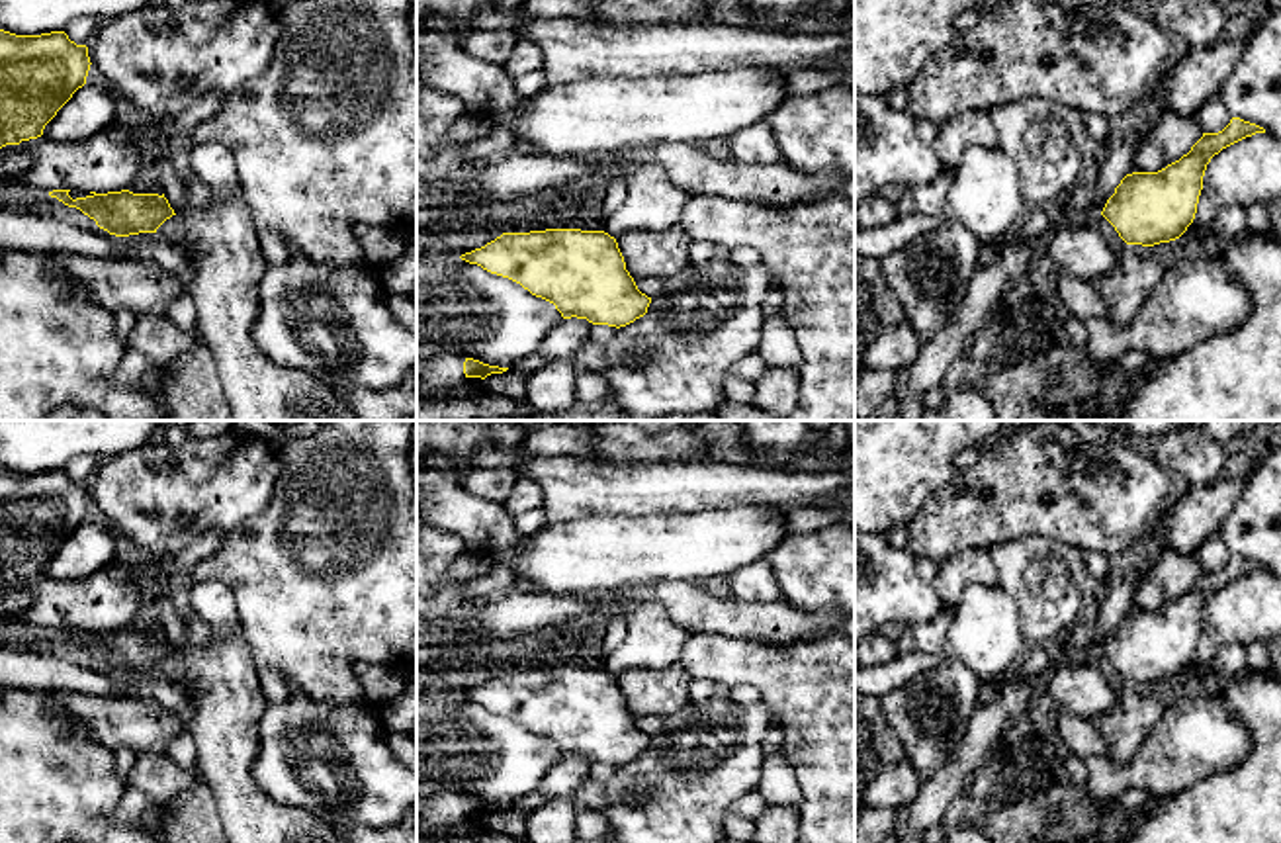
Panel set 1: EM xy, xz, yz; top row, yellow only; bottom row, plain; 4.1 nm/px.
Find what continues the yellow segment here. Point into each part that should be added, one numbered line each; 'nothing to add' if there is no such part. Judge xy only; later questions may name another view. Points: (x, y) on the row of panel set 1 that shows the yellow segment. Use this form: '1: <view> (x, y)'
nothing to add

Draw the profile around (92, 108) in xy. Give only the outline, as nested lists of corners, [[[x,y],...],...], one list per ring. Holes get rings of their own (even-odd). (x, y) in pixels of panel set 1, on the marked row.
[[[84,84],[45,125],[45,139],[82,141],[113,123],[117,92],[108,84]]]

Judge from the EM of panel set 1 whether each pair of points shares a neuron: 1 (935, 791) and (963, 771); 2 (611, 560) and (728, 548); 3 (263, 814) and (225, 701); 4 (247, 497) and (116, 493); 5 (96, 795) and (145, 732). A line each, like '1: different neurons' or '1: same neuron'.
1: same neuron
2: same neuron
3: same neuron
4: same neuron
5: different neurons

